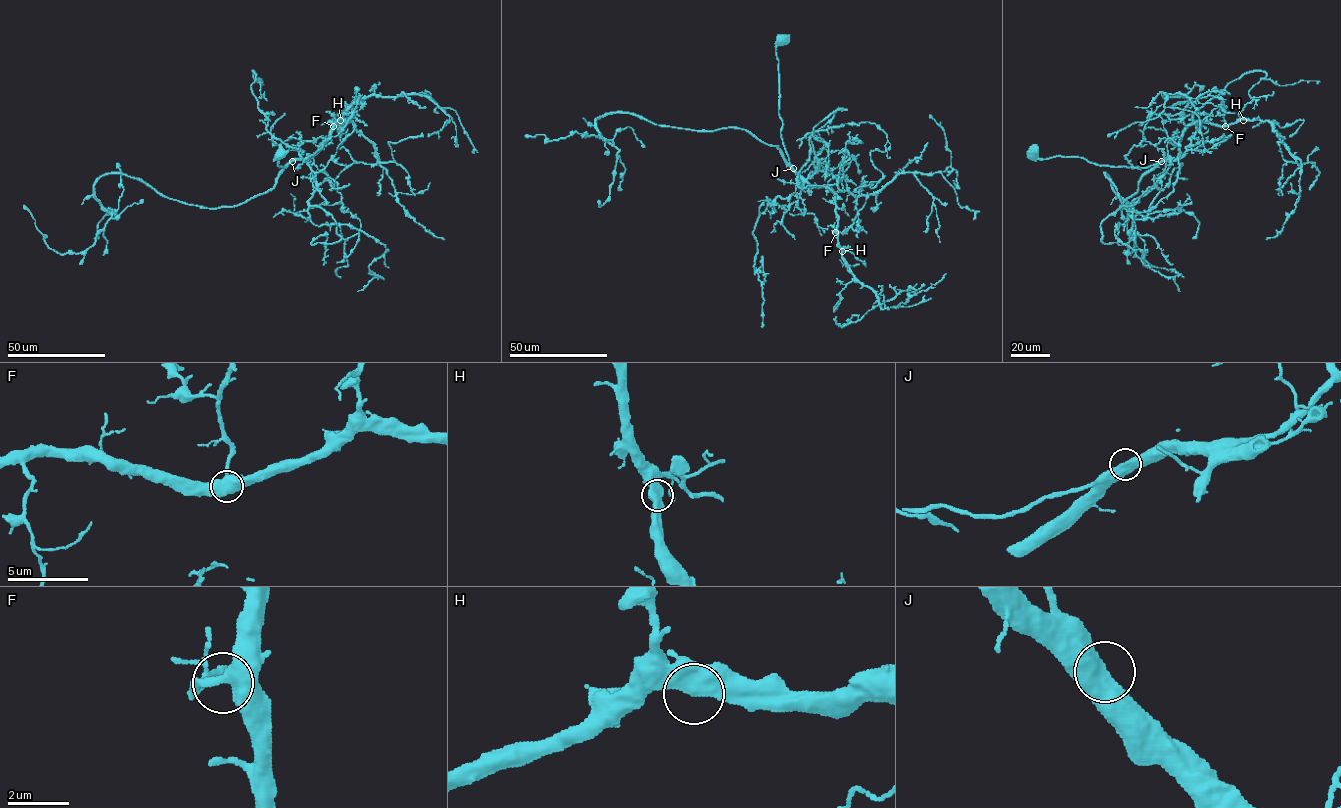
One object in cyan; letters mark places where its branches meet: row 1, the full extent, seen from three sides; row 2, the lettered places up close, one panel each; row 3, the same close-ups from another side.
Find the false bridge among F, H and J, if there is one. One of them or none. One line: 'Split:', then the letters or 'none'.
Split: none

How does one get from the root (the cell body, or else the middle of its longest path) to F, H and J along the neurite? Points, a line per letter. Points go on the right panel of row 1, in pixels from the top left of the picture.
F: (1032, 153), (1146, 168), (1175, 159), (1189, 126), (1225, 126)
H: (1032, 153), (1146, 168), (1175, 159), (1189, 126), (1243, 120)
J: (1032, 153), (1042, 159), (1083, 157), (1113, 167), (1146, 168), (1161, 161)

